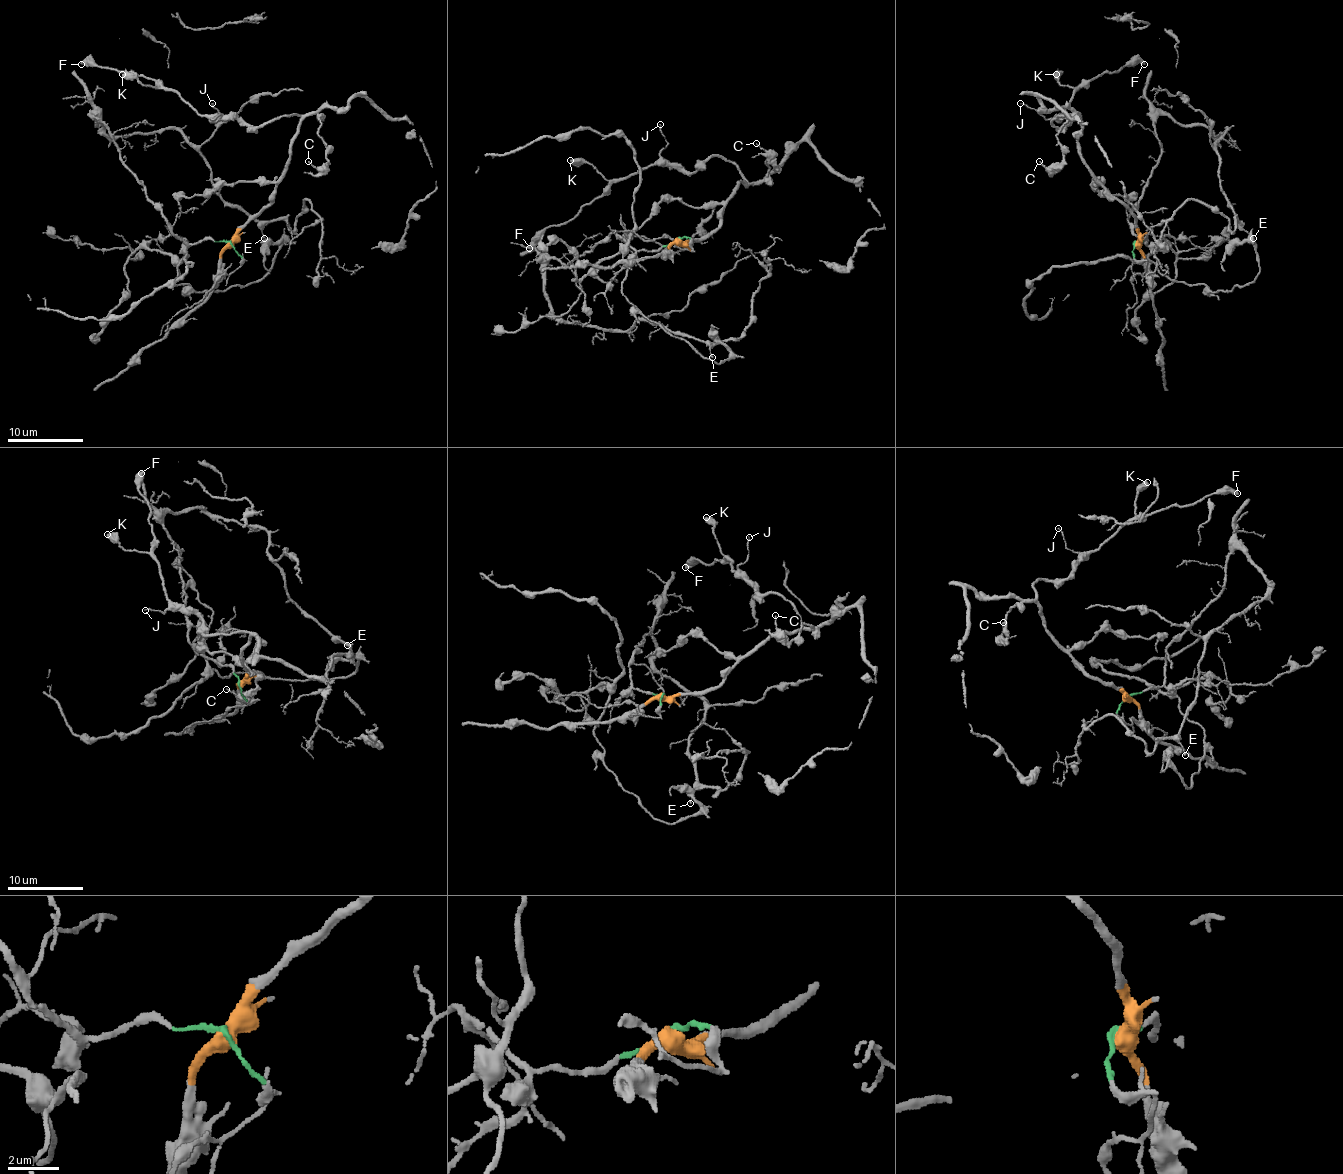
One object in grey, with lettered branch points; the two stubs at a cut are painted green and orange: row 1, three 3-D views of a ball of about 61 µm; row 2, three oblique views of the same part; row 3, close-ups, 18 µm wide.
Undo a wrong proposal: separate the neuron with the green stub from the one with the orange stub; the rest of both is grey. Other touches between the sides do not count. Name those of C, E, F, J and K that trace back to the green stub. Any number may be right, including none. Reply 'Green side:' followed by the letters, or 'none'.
Green side: E

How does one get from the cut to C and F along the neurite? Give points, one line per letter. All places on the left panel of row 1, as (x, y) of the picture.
C: (230, 244), (272, 200), (291, 157), (293, 136), (313, 113), (327, 161), (321, 166), (308, 161)
F: (230, 244), (270, 202), (291, 157), (298, 115), (257, 127), (200, 115), (143, 76), (81, 64)

